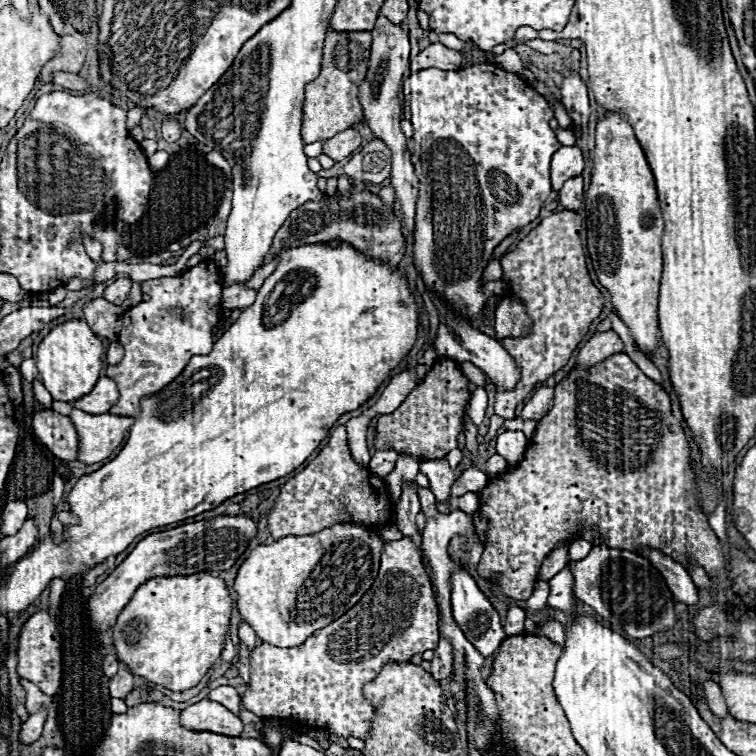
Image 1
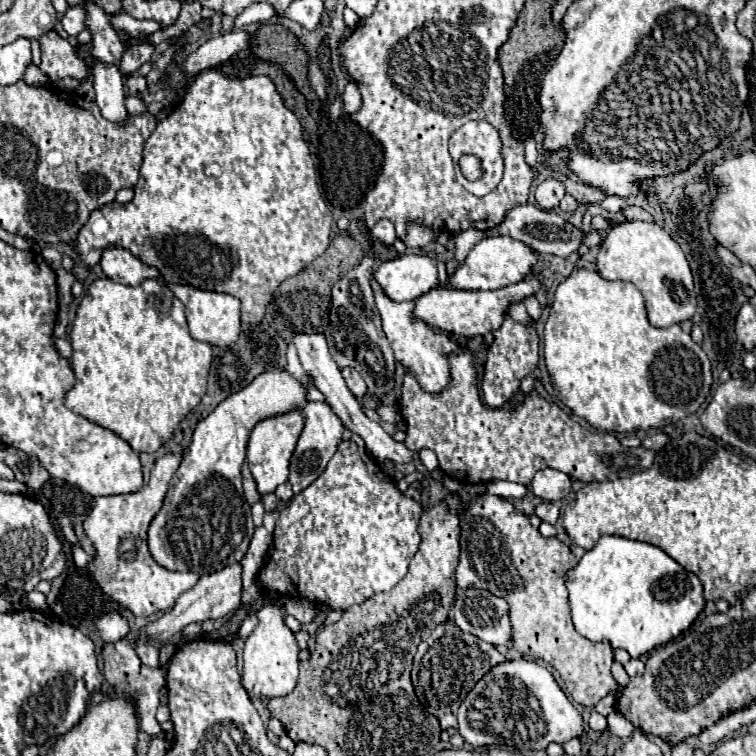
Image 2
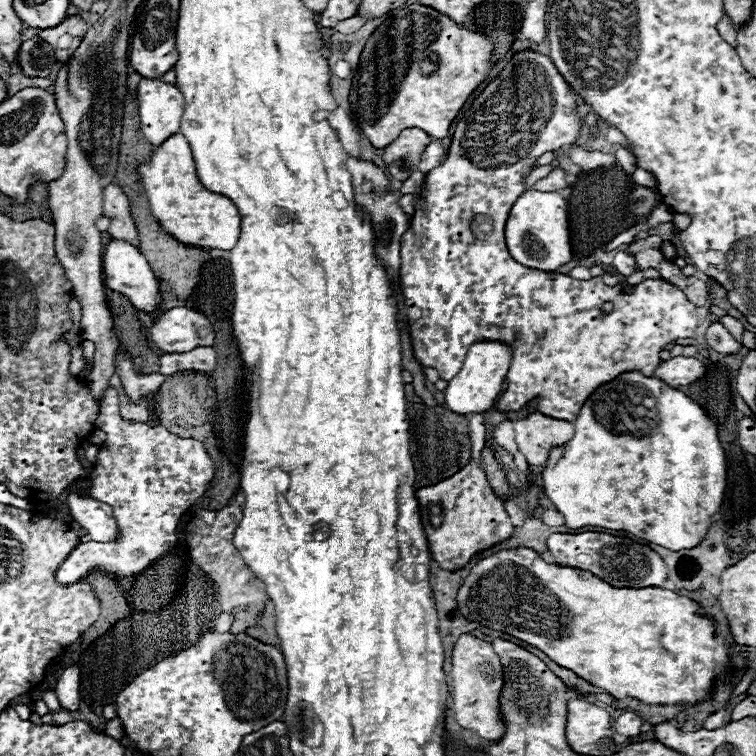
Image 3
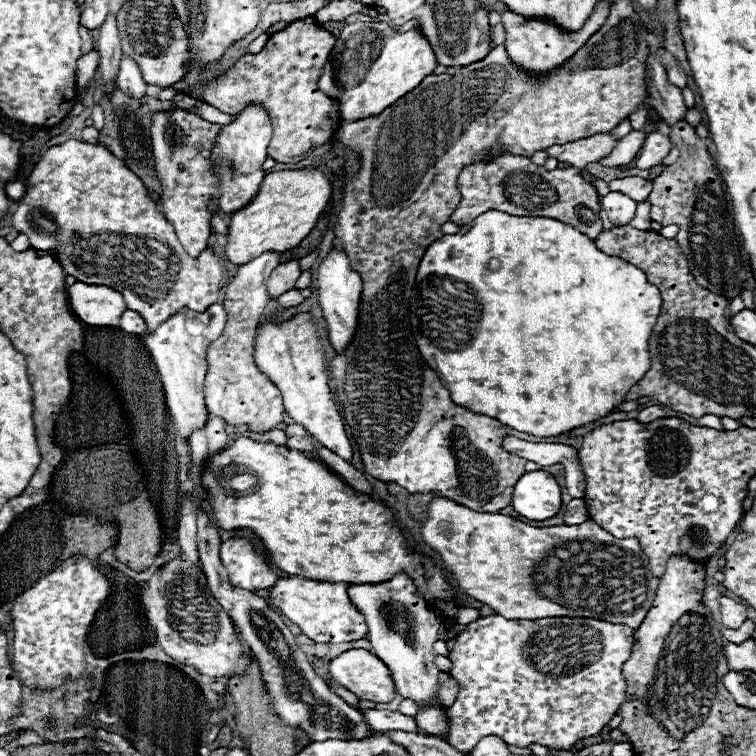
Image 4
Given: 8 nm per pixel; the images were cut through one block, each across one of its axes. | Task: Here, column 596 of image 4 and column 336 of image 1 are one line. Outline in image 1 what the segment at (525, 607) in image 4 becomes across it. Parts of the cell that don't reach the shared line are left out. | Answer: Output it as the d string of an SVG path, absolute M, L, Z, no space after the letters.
M336 524L334 528L326 528L310 536L284 536L274 544L258 544L238 568L238 576L234 580L238 612L262 642L280 648L300 646L312 632L348 612L370 590L380 568L382 548L384 542L378 534L354 524Z

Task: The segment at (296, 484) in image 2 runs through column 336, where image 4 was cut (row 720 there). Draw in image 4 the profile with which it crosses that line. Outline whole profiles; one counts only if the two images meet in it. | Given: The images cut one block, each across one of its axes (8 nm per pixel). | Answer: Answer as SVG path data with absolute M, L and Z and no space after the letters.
M426 708L416 714L418 732L424 732L428 736L444 736L448 732L448 720L444 716L444 710L440 708Z

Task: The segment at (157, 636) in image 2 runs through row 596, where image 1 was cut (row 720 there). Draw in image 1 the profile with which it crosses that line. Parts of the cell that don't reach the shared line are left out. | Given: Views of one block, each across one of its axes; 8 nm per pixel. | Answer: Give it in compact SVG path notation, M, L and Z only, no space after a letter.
M200 700L180 712L180 724L188 730L198 730L198 732L216 732L224 736L240 736L244 724L242 720L220 706L218 702L210 700Z

